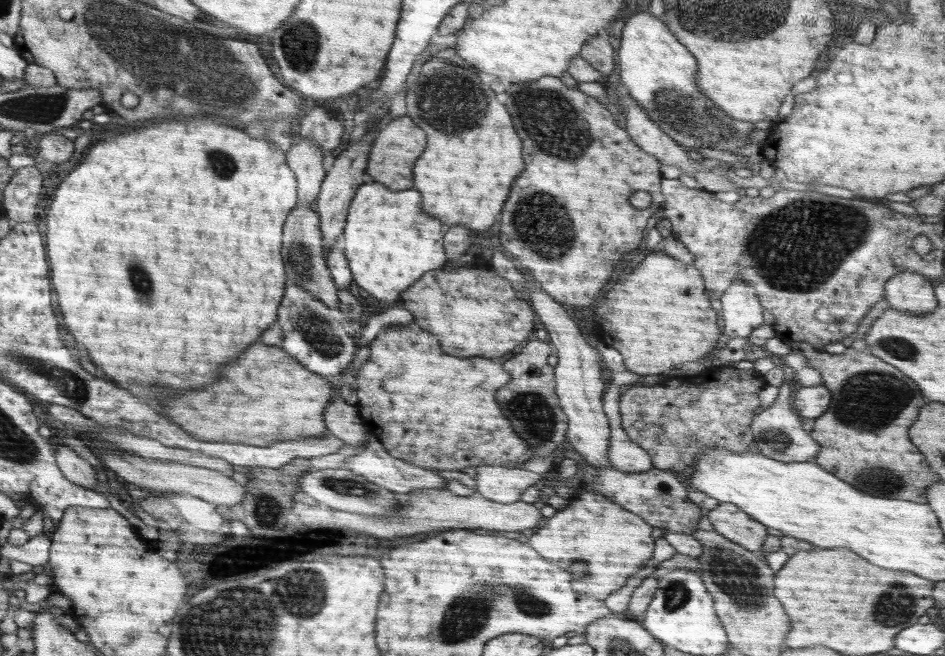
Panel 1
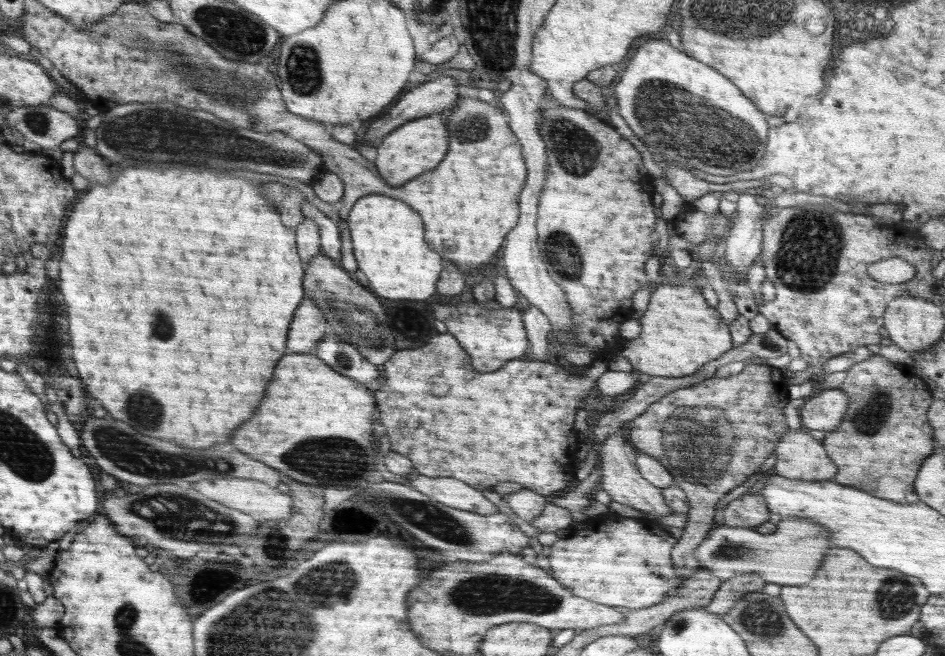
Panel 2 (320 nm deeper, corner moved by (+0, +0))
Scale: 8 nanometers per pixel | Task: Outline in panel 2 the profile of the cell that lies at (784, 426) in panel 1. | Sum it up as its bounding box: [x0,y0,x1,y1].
[771,429,837,481]

